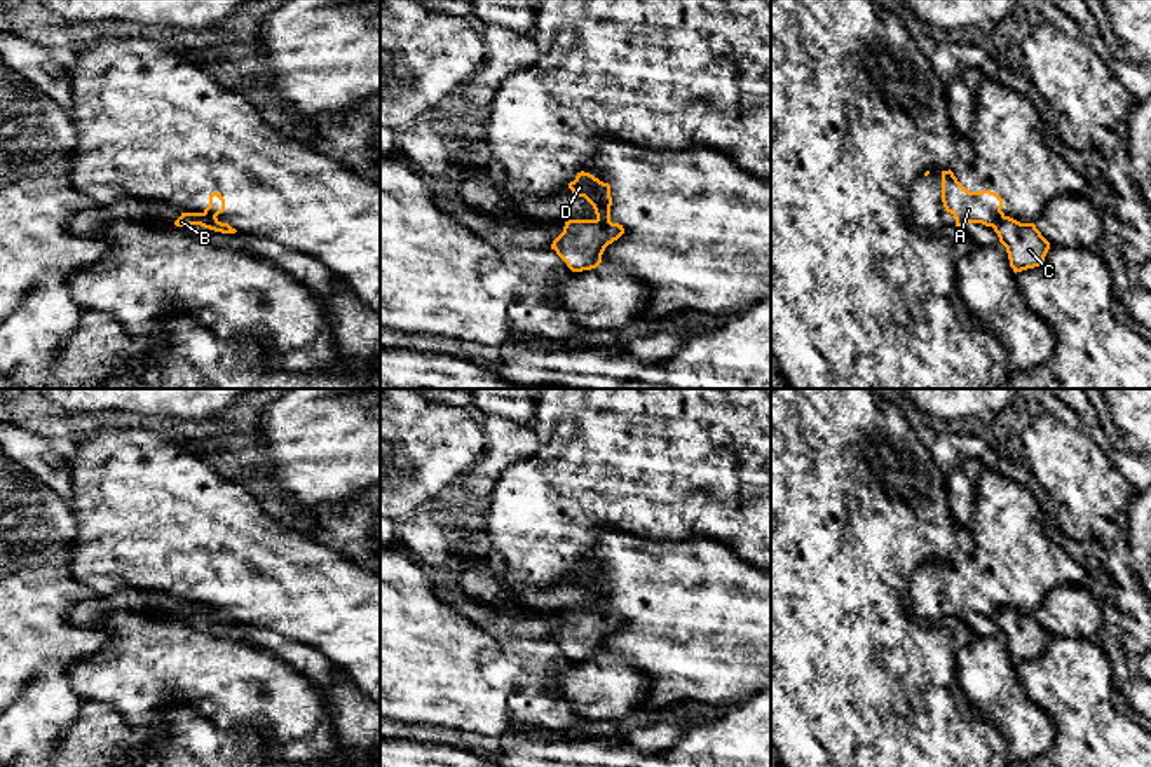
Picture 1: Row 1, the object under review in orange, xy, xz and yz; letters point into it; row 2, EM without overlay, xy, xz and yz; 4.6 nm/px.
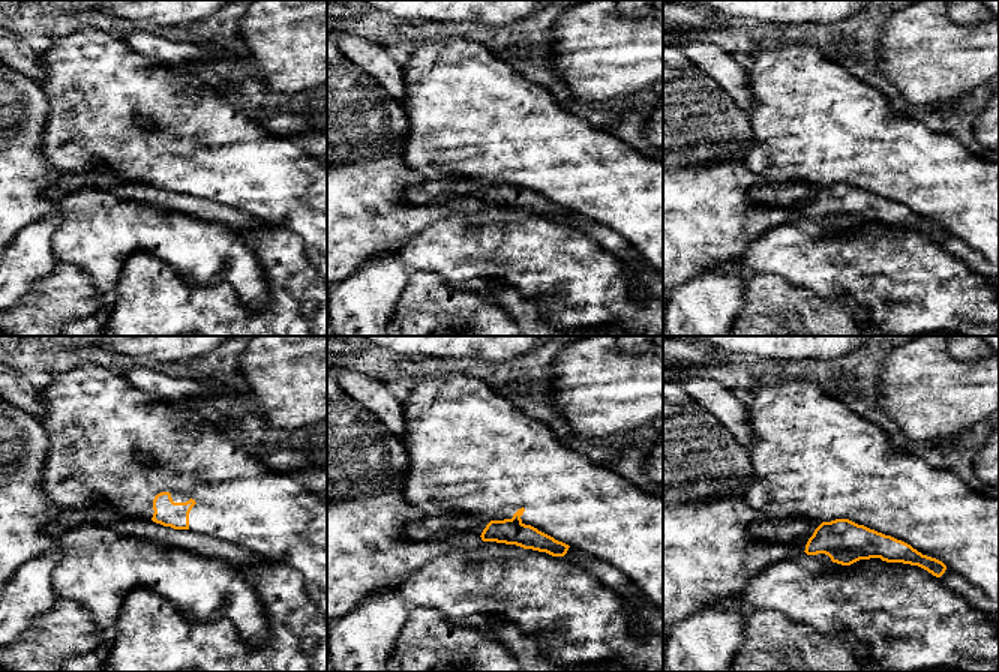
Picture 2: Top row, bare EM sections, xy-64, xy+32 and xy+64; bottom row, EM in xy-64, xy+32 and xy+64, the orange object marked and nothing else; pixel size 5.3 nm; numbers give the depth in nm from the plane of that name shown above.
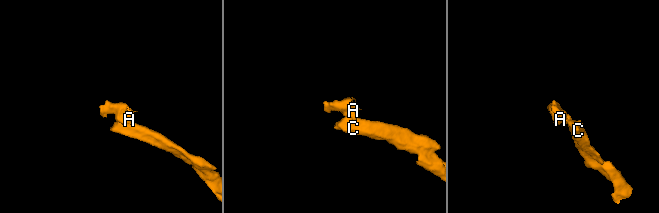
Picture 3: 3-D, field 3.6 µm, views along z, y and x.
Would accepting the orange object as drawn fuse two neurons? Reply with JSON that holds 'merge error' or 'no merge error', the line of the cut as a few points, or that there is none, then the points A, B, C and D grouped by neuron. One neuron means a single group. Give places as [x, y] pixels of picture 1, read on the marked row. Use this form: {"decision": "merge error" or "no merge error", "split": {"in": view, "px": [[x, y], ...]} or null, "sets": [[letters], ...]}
{"decision": "no merge error", "split": null, "sets": [["A", "B", "C", "D"]]}

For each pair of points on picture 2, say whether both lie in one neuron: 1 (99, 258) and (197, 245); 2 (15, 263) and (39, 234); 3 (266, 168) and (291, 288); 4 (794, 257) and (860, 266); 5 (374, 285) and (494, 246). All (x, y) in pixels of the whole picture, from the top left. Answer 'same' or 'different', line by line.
1: same
2: same
3: different
4: same
5: different

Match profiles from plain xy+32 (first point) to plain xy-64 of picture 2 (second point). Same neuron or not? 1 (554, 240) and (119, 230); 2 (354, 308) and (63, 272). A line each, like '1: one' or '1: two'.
1: one
2: two

